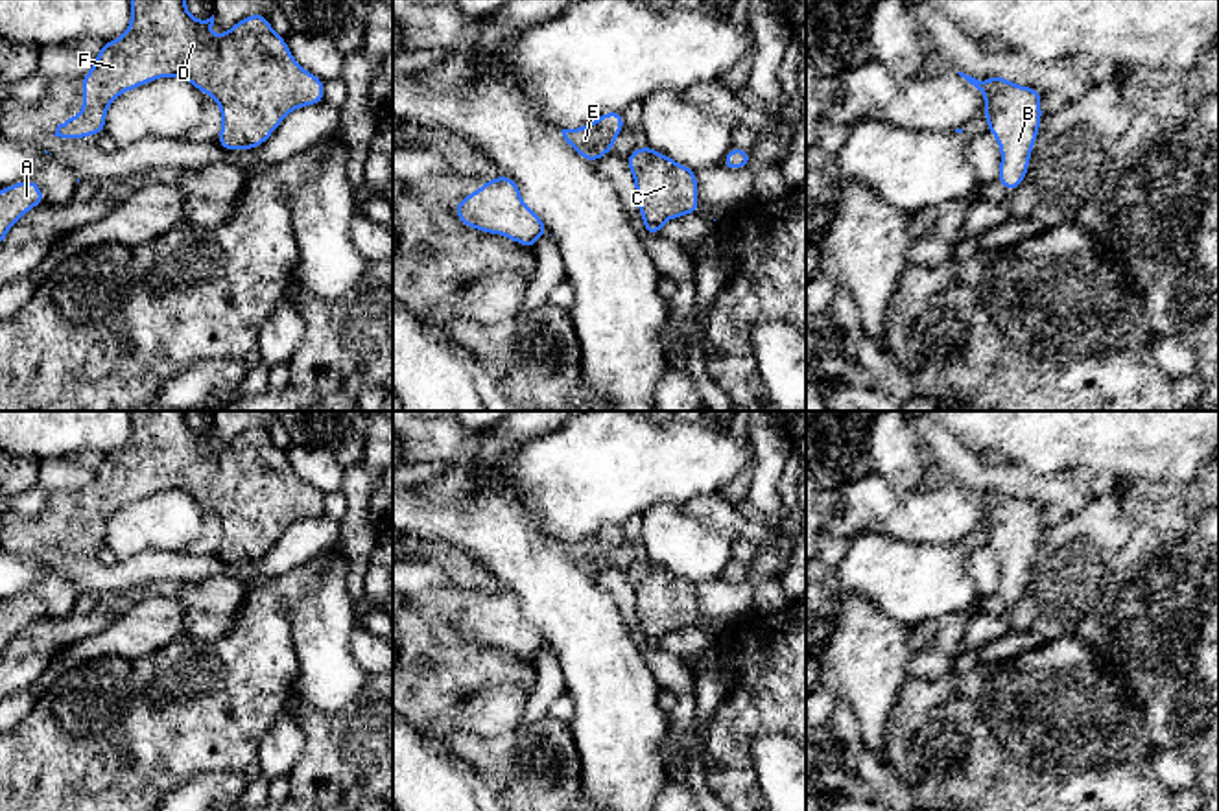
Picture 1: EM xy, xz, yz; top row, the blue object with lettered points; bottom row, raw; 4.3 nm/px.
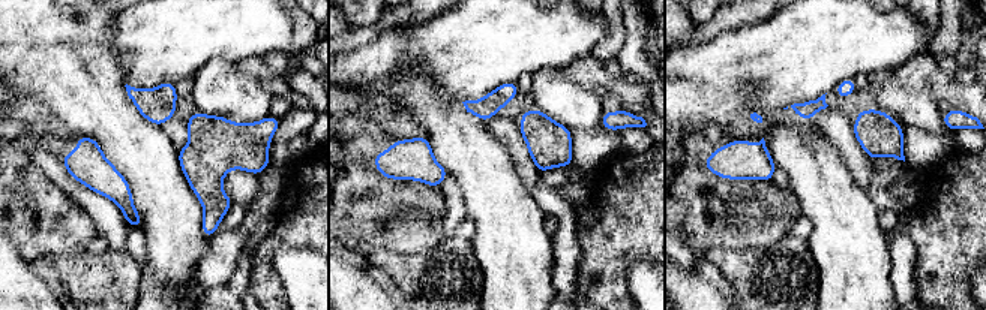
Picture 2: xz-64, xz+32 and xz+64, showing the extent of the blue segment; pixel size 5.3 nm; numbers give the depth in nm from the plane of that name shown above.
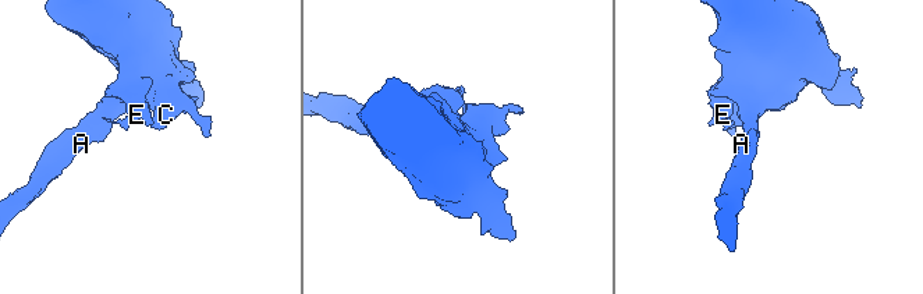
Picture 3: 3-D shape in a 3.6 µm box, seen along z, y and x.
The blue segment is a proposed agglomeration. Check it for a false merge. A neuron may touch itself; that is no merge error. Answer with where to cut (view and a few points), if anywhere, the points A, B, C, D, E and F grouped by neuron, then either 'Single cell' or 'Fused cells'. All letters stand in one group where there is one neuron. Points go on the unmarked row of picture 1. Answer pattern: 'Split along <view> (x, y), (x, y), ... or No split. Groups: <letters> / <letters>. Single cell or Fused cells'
No split. Groups: A B C D E F. Single cell

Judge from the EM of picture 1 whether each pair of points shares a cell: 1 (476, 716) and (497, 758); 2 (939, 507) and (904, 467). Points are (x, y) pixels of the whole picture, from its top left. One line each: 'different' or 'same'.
1: different
2: different

